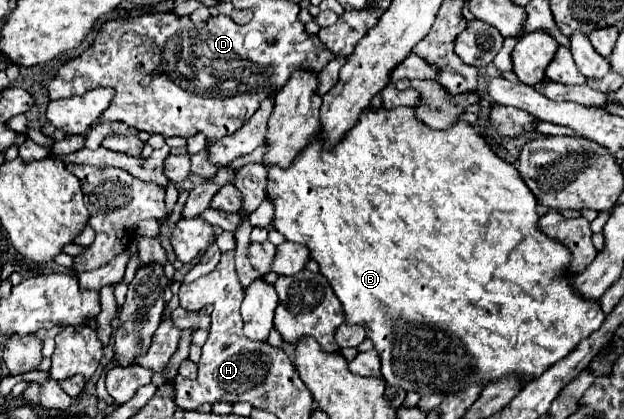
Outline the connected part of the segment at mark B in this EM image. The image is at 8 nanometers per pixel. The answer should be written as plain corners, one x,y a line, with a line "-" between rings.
368,107
364,109
360,121
334,149
324,149
320,139
316,139
302,151
302,155
294,159
294,165
288,169
278,169
276,165
270,167
266,193
276,209
272,227
278,229
288,241
308,245
310,257
320,263
320,273
330,281
336,297
344,307
346,323
362,325
366,329
366,337
372,339
374,349
380,353
382,377
388,385
402,387
404,391
416,391
418,395
448,395
450,391
464,389
466,385
488,385
508,375
516,375
516,379
522,383
528,383
570,355
576,345
592,331
596,331
604,321
600,303
594,299
584,299
570,285
570,249
566,249
562,241
556,241
538,229
538,201
518,175
518,169
512,163
502,161
490,149
486,139
466,121
458,121
458,125
452,129
436,131
412,117
412,107

